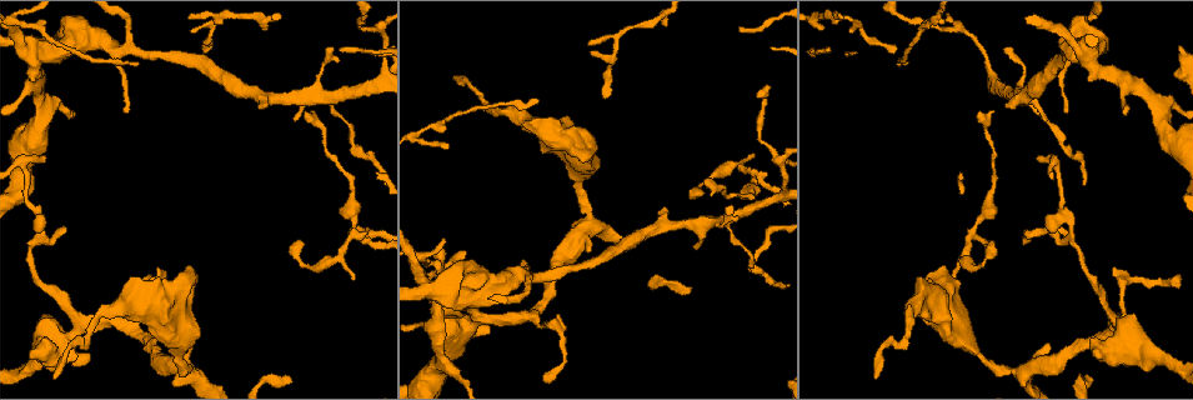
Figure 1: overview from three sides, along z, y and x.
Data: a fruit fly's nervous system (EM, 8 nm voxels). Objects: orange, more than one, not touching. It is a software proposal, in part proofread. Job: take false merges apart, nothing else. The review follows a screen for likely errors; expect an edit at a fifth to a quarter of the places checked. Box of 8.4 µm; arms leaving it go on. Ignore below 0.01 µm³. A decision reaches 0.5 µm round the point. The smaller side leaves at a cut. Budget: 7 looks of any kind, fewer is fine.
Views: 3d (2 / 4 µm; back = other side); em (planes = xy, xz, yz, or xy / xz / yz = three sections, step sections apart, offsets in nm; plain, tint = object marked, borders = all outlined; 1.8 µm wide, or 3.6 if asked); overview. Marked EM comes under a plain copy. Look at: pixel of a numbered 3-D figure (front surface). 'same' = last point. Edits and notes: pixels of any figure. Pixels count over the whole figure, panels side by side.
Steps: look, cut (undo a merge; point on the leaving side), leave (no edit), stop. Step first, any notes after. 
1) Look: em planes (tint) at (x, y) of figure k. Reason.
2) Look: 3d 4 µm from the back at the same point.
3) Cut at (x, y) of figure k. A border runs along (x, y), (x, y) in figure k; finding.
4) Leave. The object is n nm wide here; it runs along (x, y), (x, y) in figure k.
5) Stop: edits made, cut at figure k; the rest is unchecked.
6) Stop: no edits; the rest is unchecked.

Look: em planes (tint) at (957, 336) of figure 1. Thick turns thin.

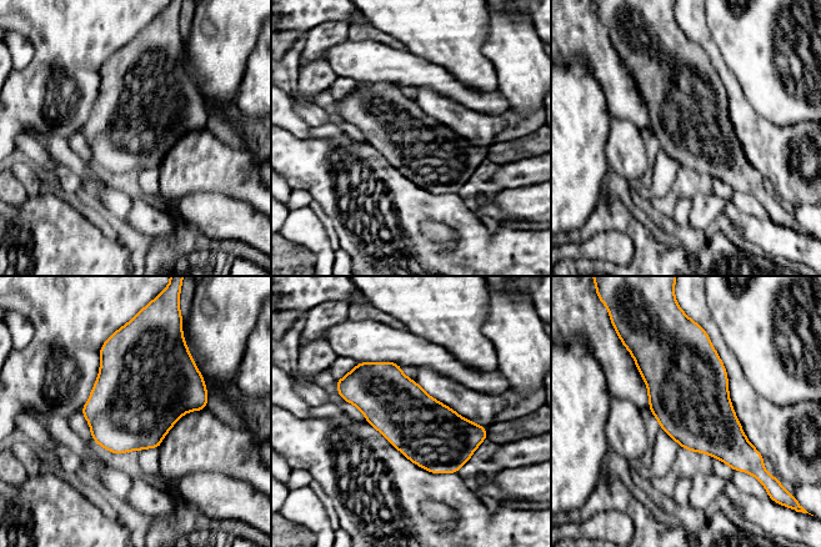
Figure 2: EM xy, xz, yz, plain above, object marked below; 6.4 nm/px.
Leave. The object is 420 nm wide here; one cell here.

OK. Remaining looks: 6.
Look: em xy step 16 (borders) at (756, 176) of figure 1. Arms part here.

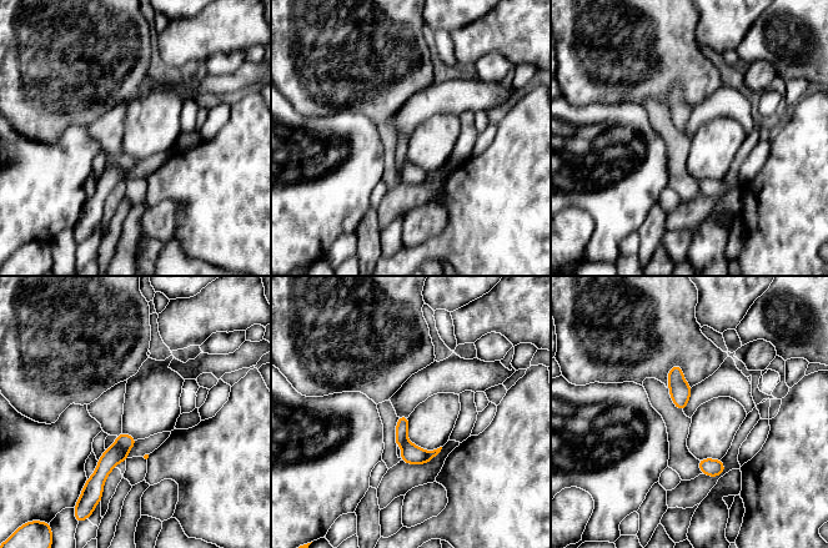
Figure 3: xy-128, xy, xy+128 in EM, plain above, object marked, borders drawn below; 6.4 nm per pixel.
Cut at (126, 441) of figure 3. The object is 60 nm wide here; a border runs along (116, 438), (126, 450) in figure 3; a second cell is stuck on.

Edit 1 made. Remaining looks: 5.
Look: 3d 2 µm at (33, 56) of figure 1. Four arms meet.

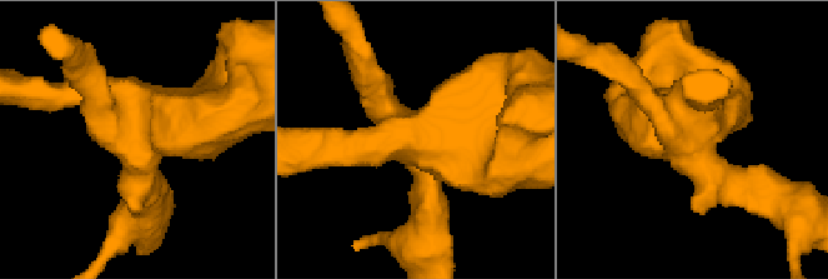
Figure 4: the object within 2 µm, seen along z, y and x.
Look: em planes (tint) at (416, 132) of figure 4. 4 arms meet here; now the EM.

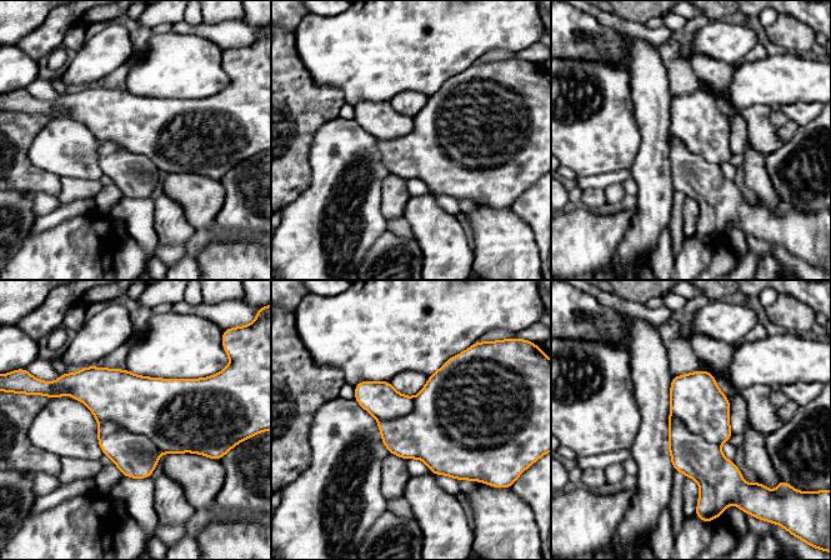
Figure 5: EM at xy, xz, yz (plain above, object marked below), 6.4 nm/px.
Cut at (136, 456) of figure 5. Two cells meet here.

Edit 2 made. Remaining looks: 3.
Stop: edits made, cut at figure 3, cut at figure 5; the rest is unchecked.

